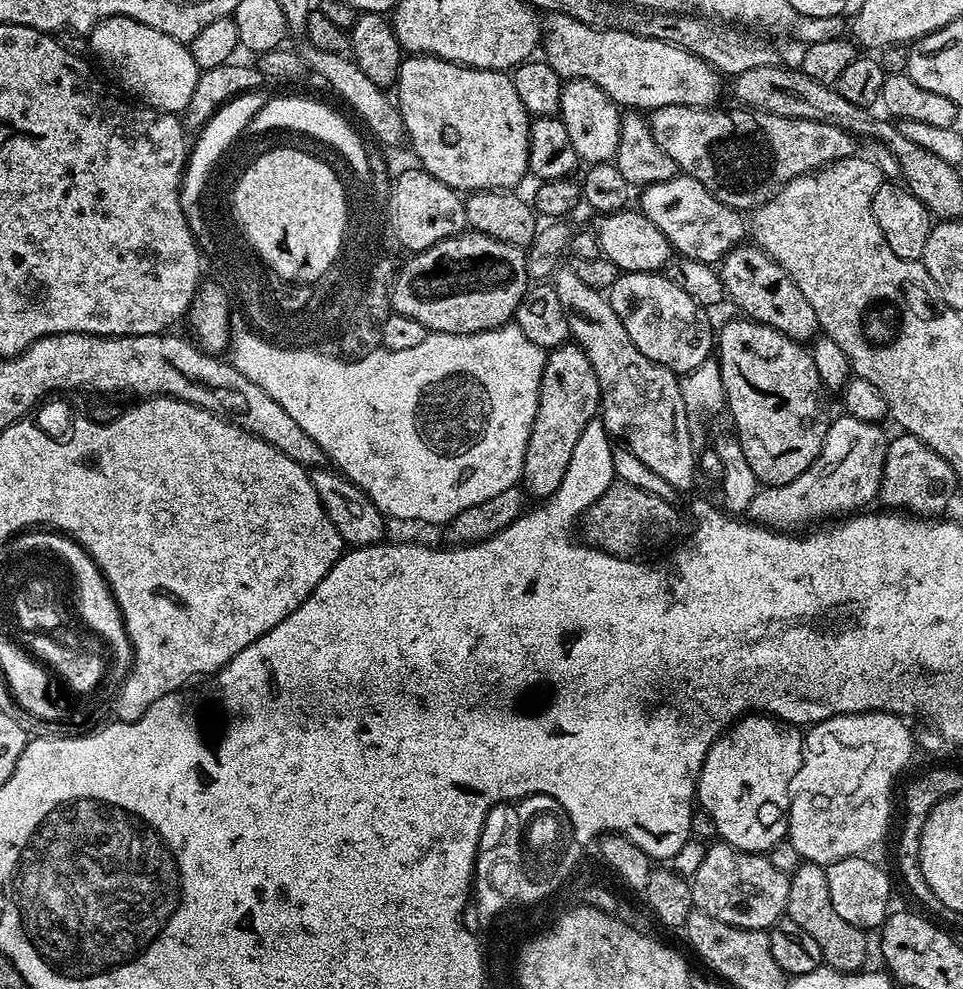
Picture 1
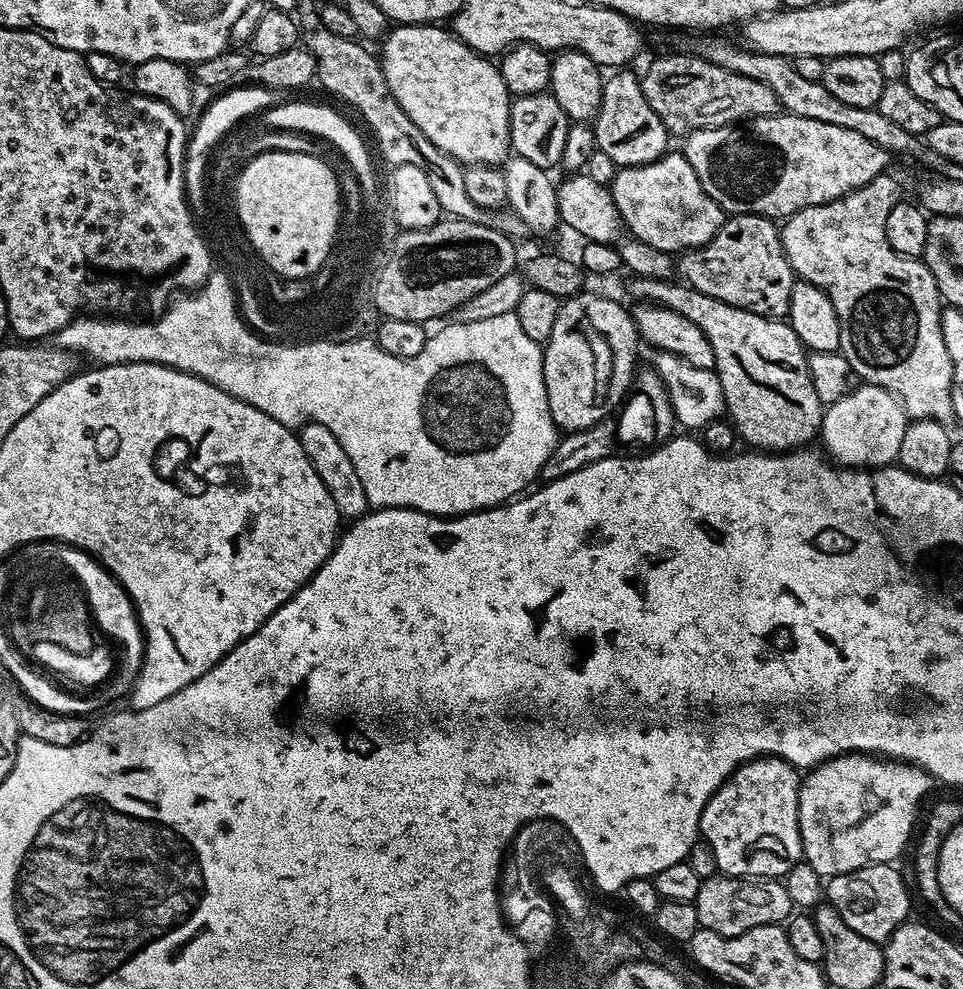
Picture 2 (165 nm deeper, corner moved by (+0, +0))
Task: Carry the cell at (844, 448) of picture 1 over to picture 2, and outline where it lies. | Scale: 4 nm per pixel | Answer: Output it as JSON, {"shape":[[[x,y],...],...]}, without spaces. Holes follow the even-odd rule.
{"shape":[[[863,383],[853,387],[848,395],[844,395],[834,404],[827,405],[822,418],[820,441],[822,440],[829,459],[841,467],[857,470],[875,470],[879,467],[889,467],[897,461],[899,447],[902,446],[903,435],[910,418],[905,414],[896,396],[885,388]]]}

